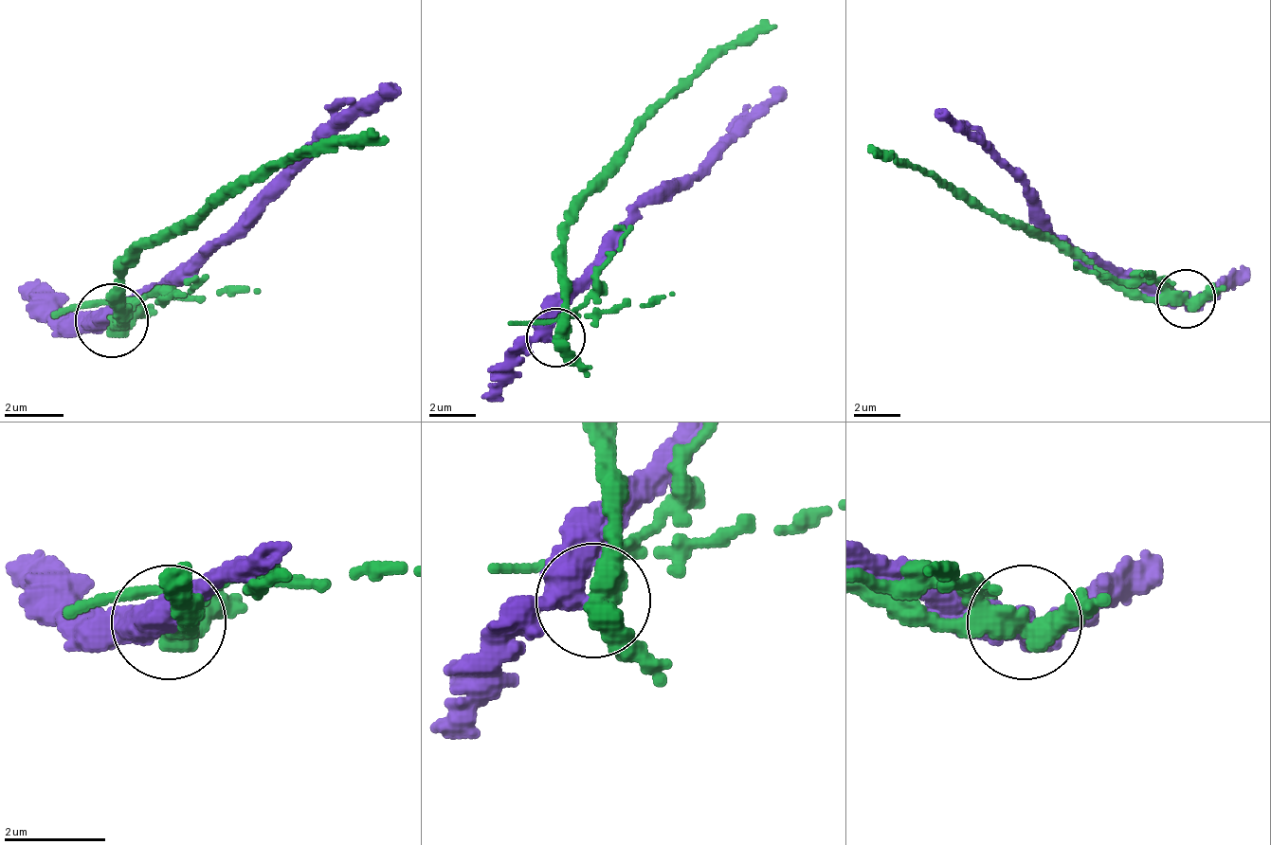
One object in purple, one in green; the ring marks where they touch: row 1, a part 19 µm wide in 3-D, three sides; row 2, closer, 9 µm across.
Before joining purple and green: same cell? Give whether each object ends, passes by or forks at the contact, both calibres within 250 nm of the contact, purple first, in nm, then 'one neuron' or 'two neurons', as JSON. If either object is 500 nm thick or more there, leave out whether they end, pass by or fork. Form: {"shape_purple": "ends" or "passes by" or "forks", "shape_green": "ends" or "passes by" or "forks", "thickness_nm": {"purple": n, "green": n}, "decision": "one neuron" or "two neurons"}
{"shape_purple": "passes by", "shape_green": "forks", "thickness_nm": {"purple": 400, "green": 380}, "decision": "two neurons"}

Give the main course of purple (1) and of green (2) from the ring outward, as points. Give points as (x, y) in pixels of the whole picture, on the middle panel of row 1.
1: (552, 339), (552, 304), (604, 245), (734, 134), (787, 92)
2: (557, 339), (563, 280), (563, 233), (581, 192), (710, 62), (774, 27)

